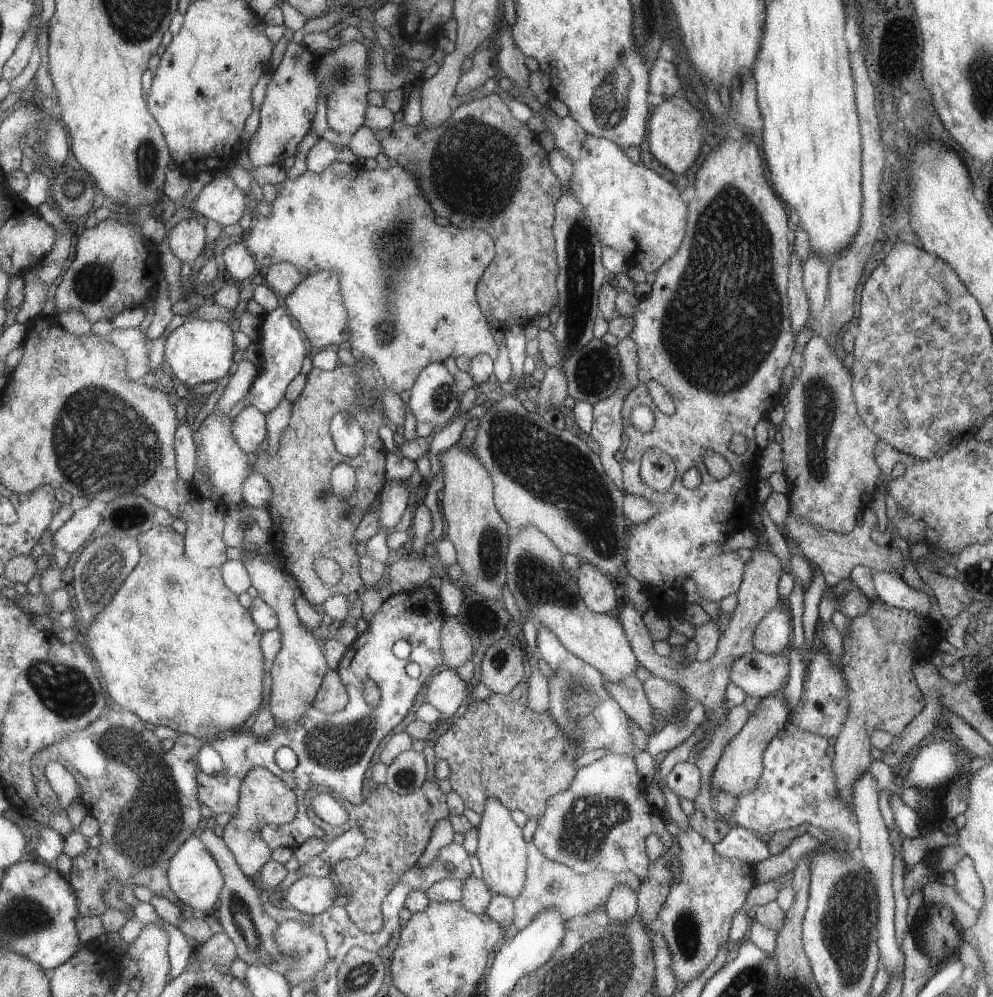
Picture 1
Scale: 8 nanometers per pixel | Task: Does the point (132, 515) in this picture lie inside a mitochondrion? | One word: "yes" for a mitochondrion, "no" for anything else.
yes

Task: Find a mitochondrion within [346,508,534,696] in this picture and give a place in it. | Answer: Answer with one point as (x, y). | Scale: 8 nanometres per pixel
(490, 554)

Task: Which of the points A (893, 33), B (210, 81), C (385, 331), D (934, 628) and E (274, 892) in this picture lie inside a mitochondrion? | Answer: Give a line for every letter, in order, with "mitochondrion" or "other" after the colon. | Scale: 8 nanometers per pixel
A: other
B: other
C: mitochondrion
D: other
E: other

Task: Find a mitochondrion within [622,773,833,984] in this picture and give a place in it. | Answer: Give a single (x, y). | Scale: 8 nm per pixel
(687, 925)

